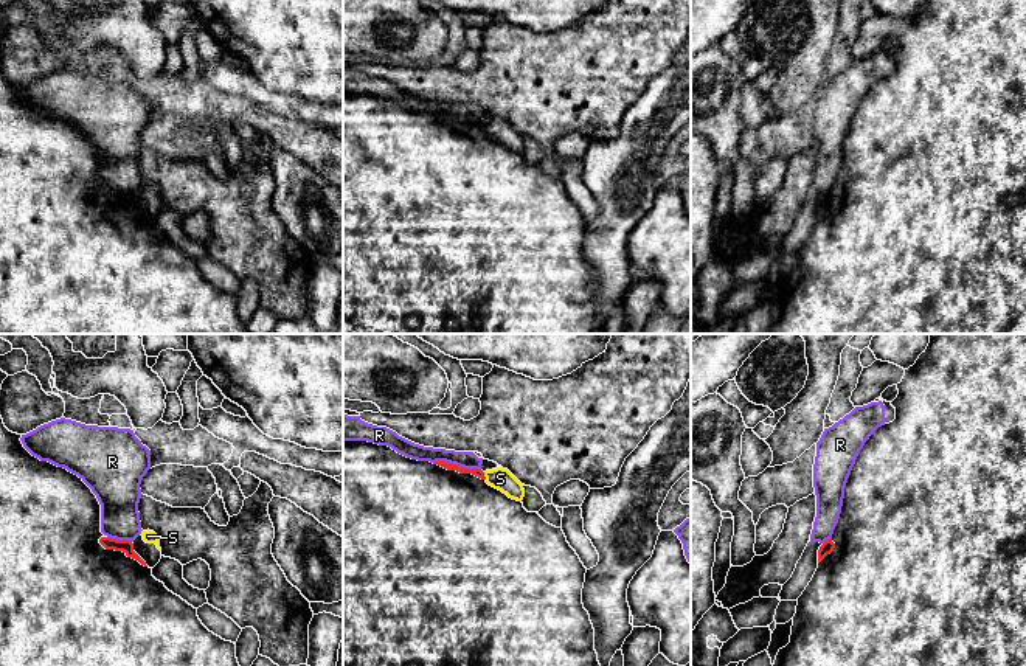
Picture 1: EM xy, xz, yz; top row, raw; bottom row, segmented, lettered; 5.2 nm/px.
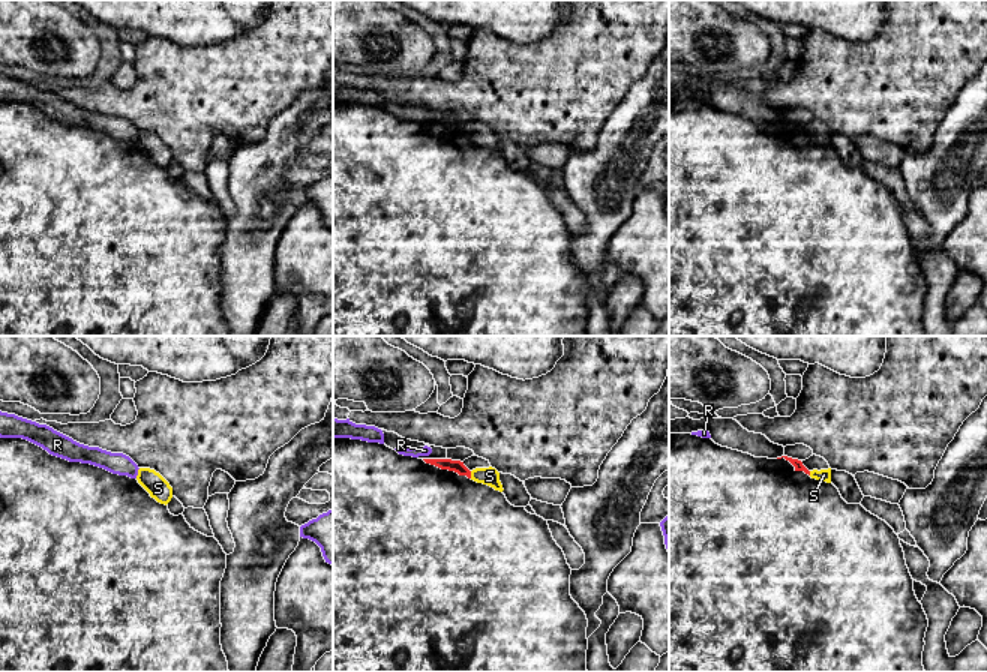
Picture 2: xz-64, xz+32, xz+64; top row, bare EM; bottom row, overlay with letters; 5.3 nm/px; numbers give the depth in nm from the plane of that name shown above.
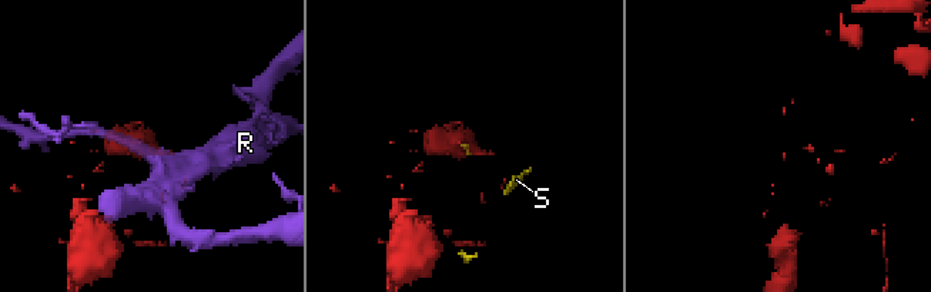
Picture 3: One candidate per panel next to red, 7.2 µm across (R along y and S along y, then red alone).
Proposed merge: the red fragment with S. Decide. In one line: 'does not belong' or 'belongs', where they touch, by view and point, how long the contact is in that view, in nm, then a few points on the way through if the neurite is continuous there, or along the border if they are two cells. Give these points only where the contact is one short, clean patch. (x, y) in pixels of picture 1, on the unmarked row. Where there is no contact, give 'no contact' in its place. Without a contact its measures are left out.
does not belong | xz (483, 128) | 40 nm

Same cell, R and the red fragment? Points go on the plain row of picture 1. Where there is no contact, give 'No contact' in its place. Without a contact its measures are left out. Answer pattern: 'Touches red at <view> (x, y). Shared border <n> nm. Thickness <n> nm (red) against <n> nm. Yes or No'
Touches red at xz (455, 117). Shared border 260 nm. Thickness 50 nm (red) against 90 nm. No

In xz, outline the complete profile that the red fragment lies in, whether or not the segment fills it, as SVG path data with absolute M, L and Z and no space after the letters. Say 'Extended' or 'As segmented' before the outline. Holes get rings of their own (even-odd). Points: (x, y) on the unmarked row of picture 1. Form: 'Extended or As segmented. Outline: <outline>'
Extended. Outline: M343 93L343 334L604 334L594 281L582 256L585 225L562 180L489 138L481 121L418 113L388 98Z

